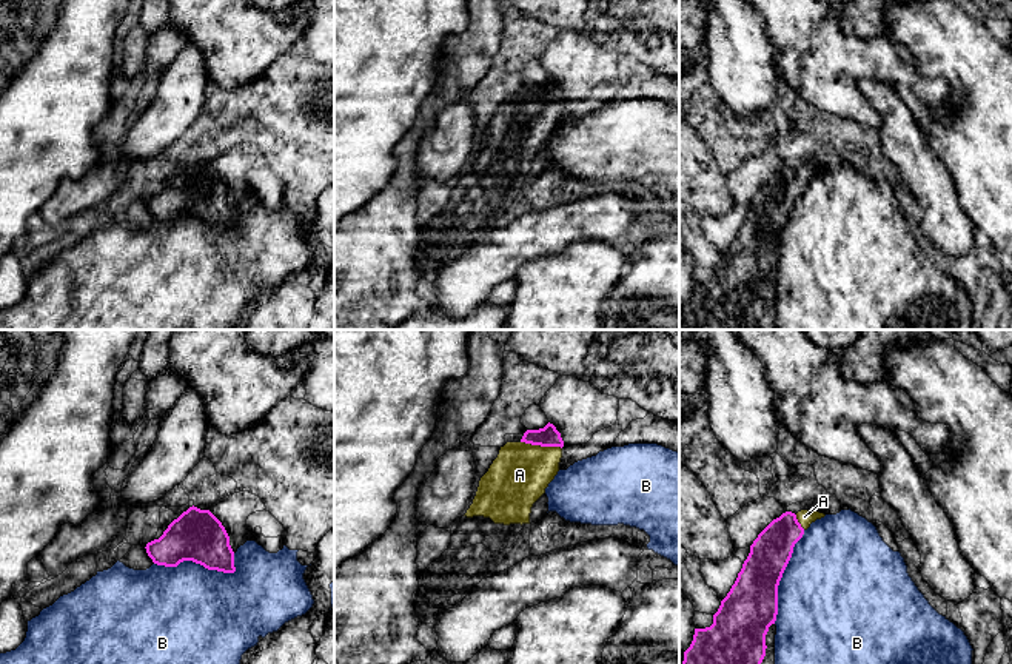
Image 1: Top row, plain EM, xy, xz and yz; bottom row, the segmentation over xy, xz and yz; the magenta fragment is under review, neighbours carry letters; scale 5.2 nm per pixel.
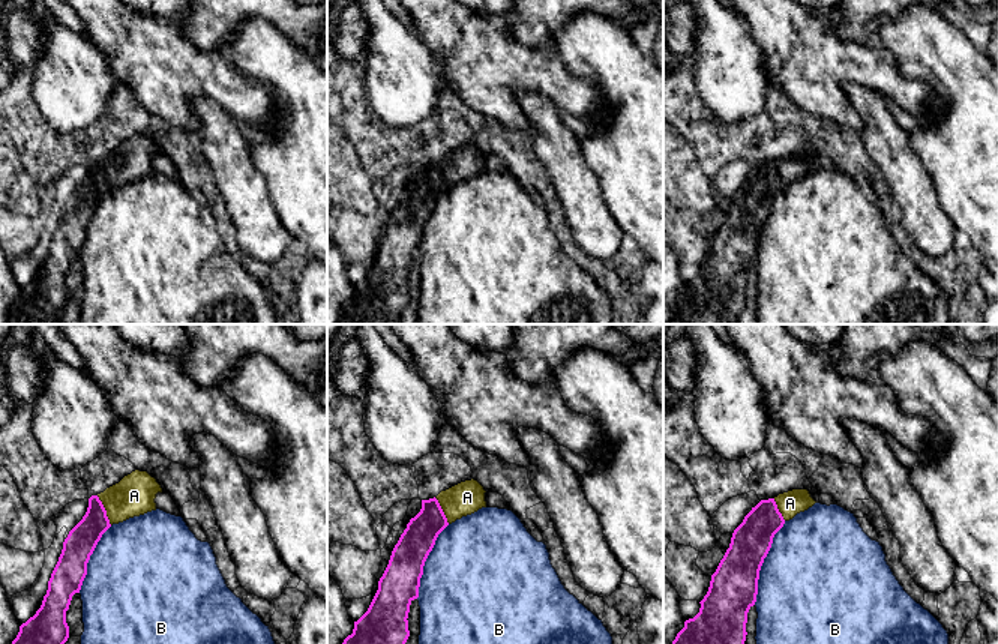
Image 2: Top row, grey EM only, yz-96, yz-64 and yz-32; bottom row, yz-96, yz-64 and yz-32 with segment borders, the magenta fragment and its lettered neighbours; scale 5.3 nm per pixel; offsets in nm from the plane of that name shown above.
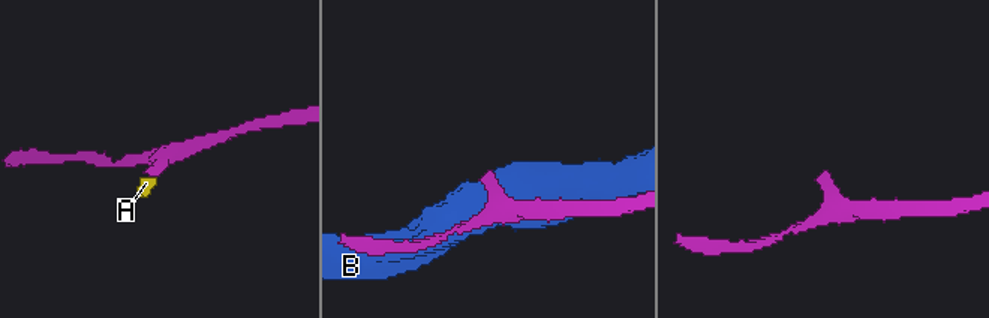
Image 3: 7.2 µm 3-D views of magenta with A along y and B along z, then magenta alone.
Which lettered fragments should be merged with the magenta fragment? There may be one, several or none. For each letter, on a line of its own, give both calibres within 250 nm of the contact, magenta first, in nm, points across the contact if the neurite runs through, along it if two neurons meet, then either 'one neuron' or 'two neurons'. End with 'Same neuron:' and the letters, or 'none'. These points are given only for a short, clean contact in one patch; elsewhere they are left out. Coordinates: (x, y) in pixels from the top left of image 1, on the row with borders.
A: 110/300 nm | across xz (549, 436), (541, 446), (536, 458), (519, 475) | one neuron
B: 280/460 nm | two neurons
Same neuron: A

